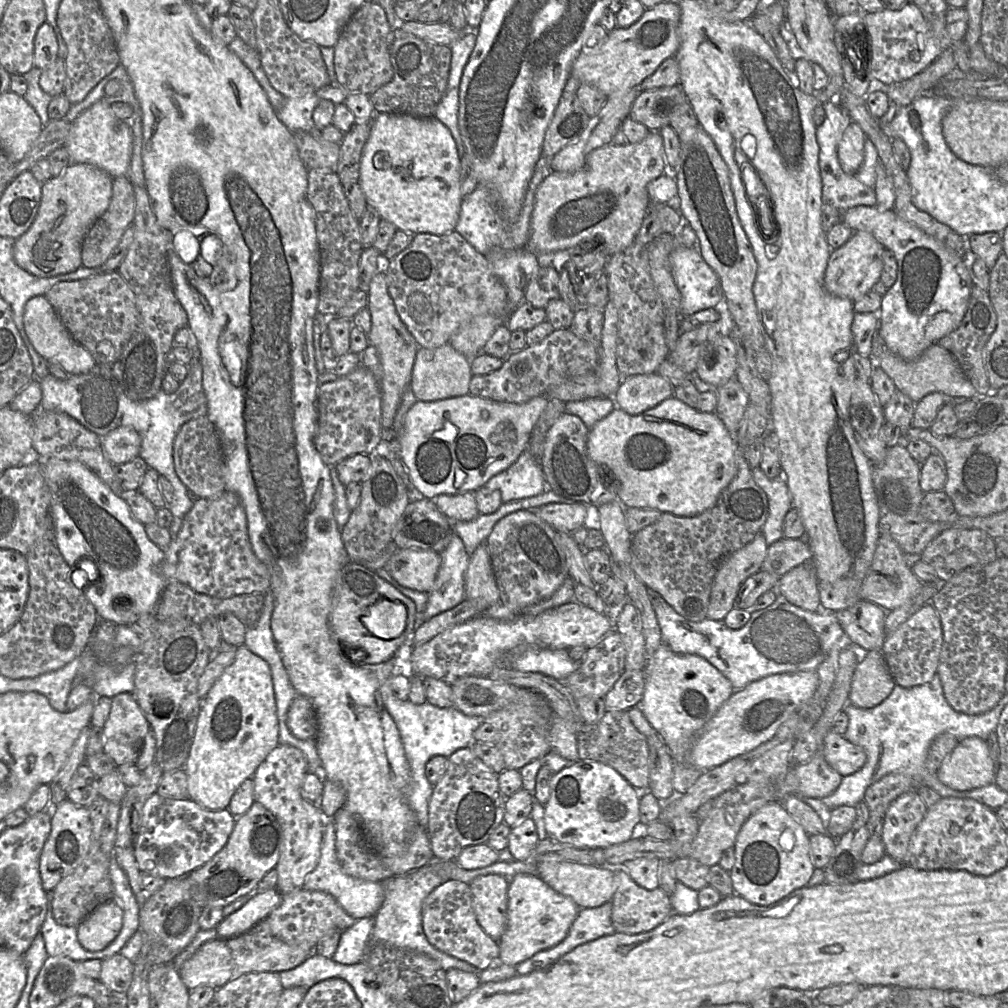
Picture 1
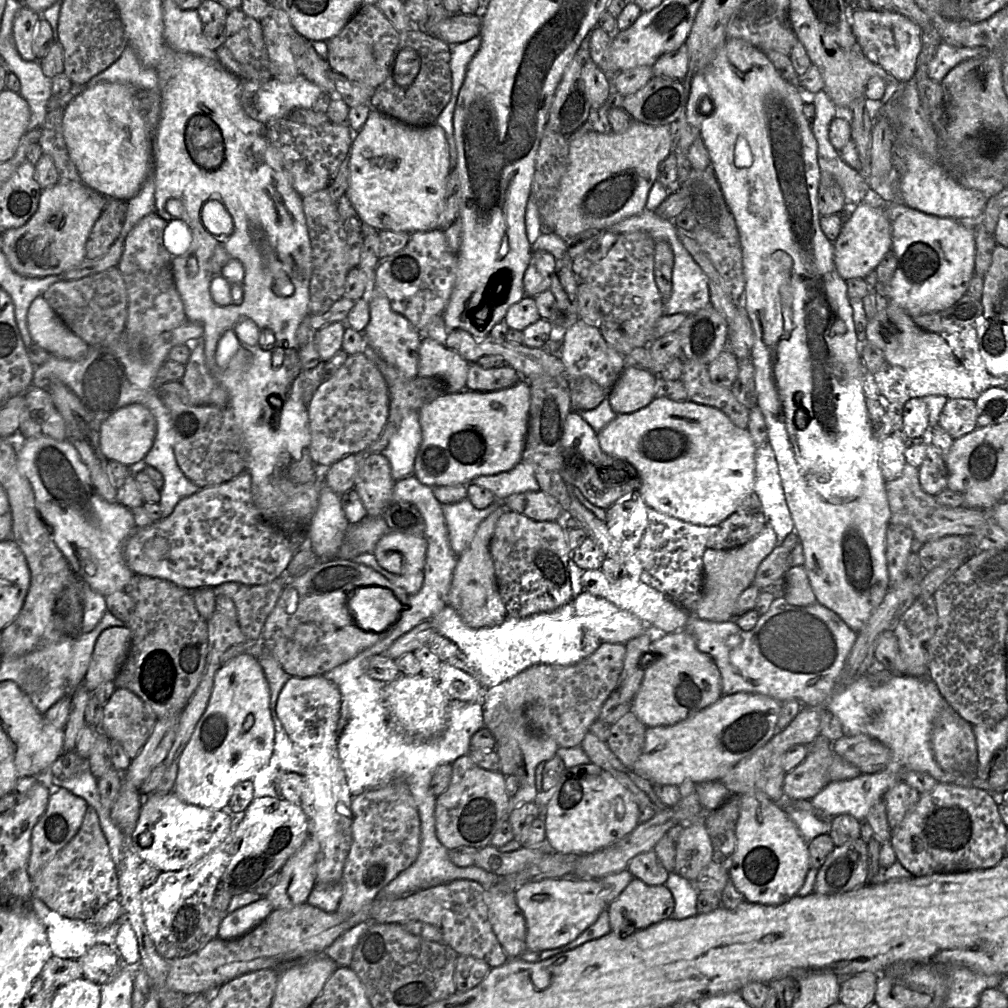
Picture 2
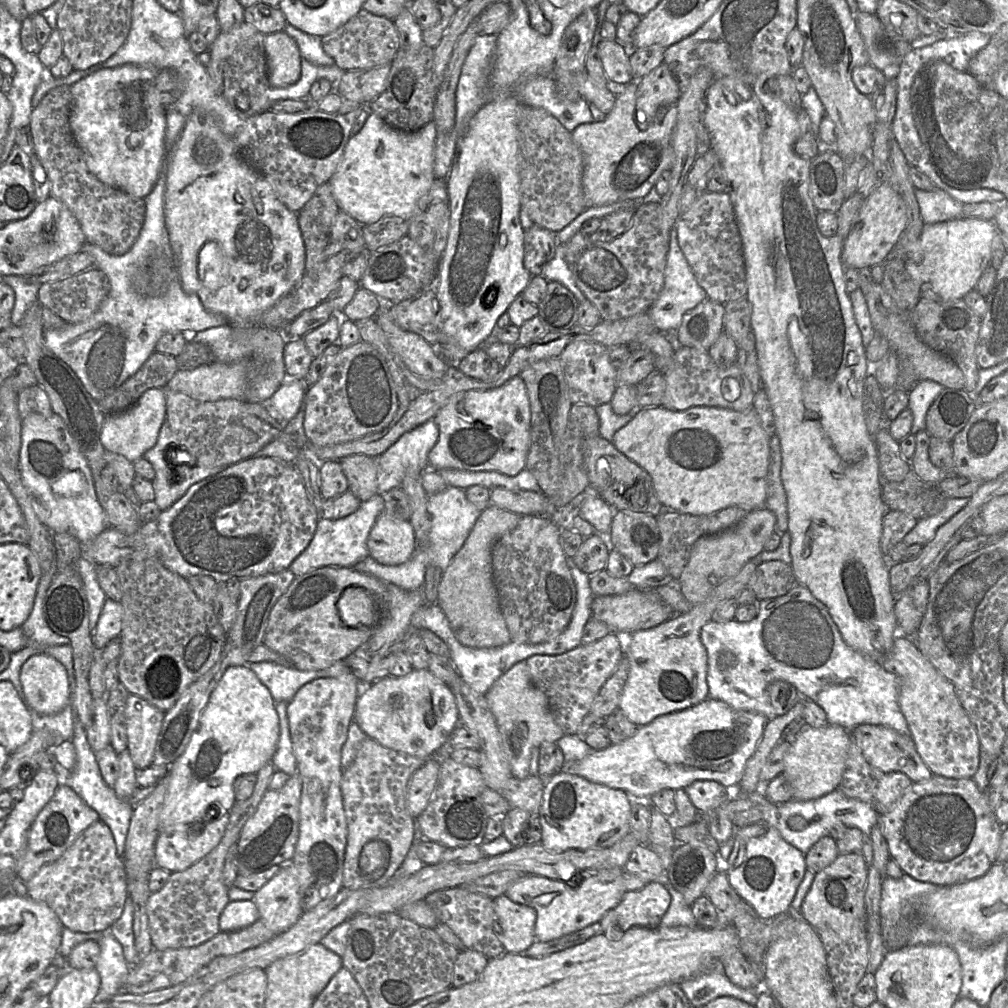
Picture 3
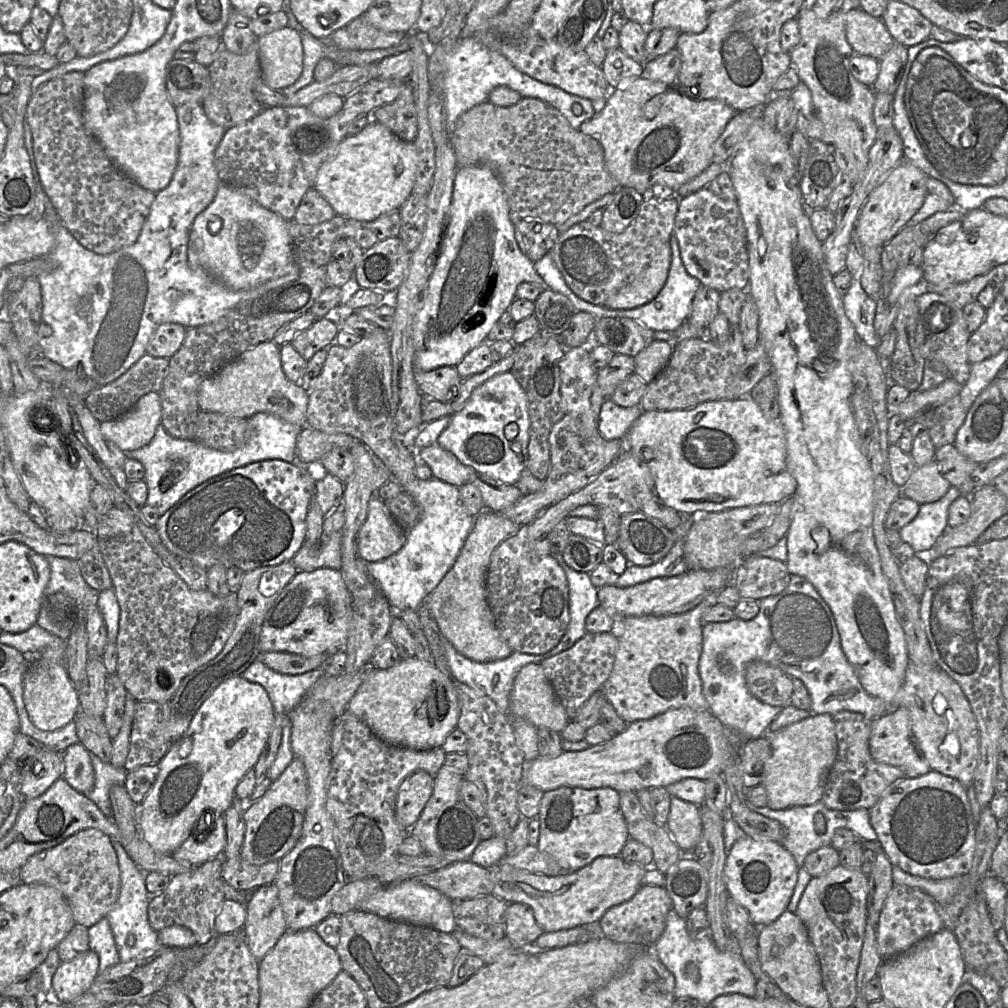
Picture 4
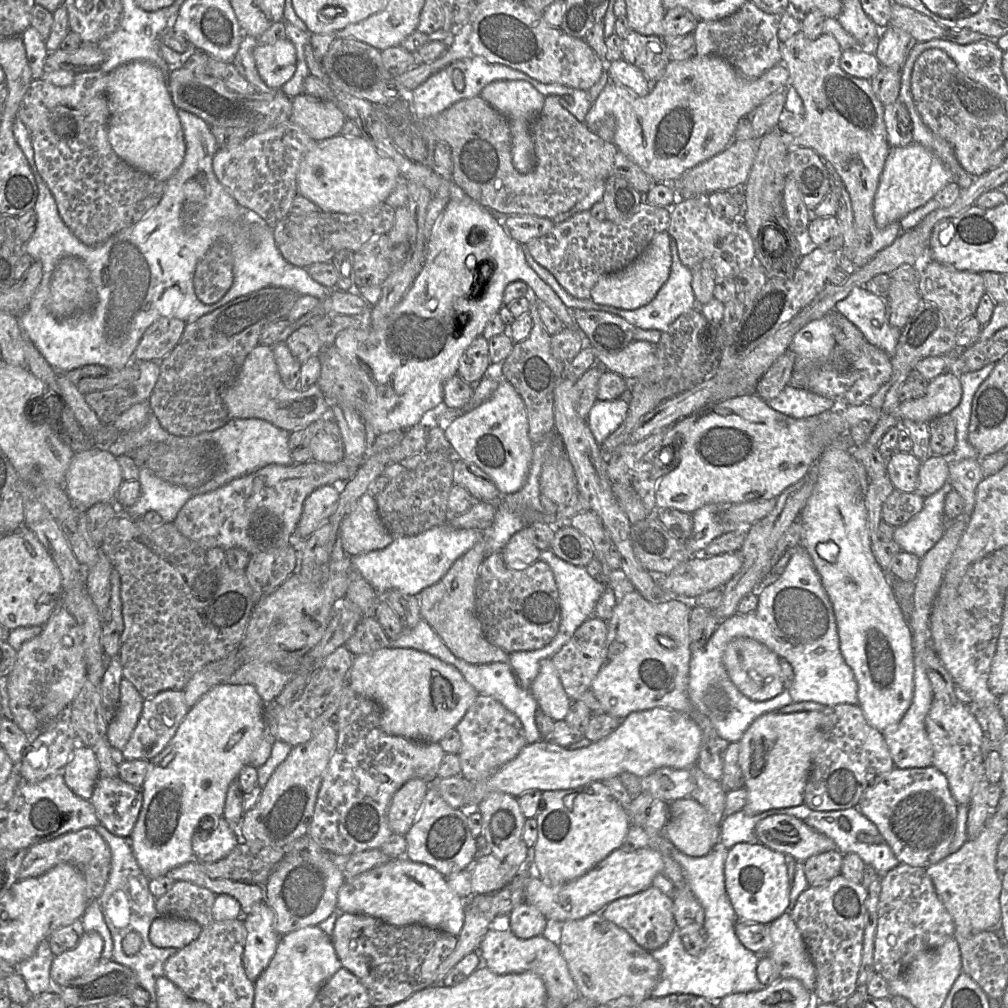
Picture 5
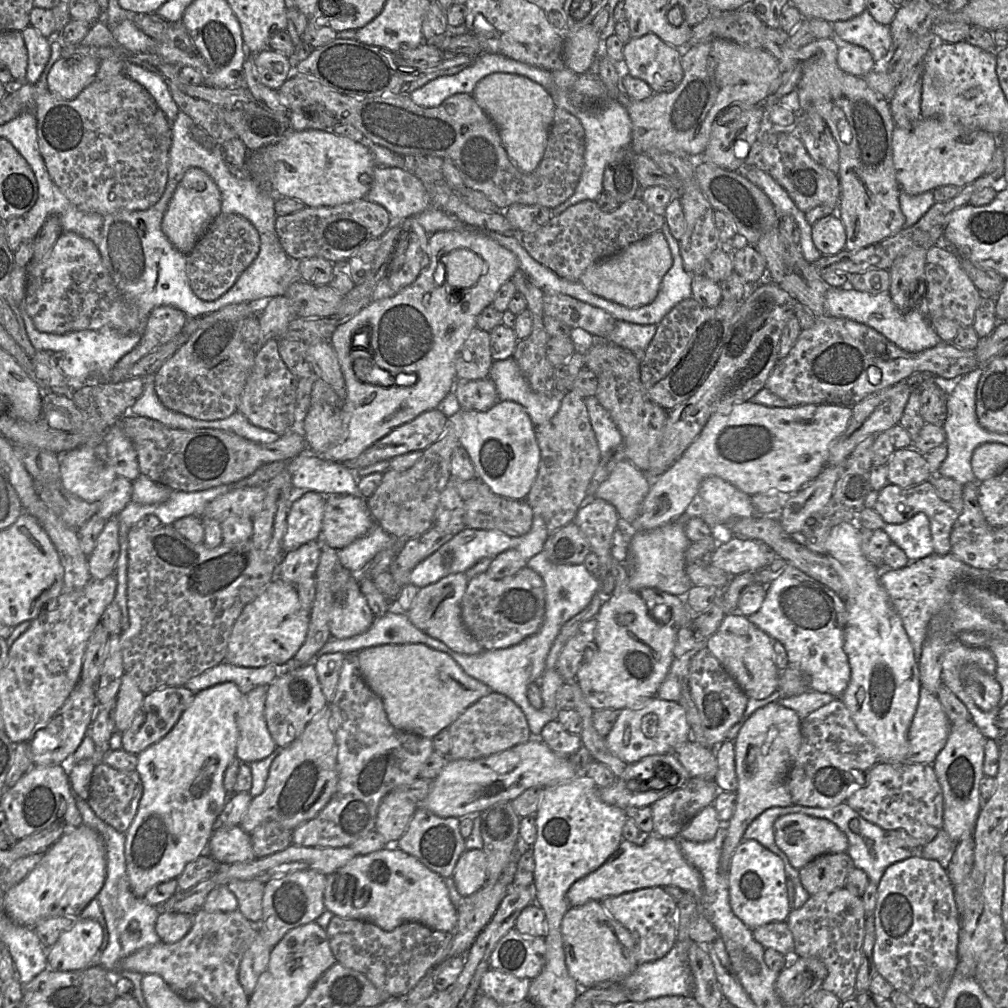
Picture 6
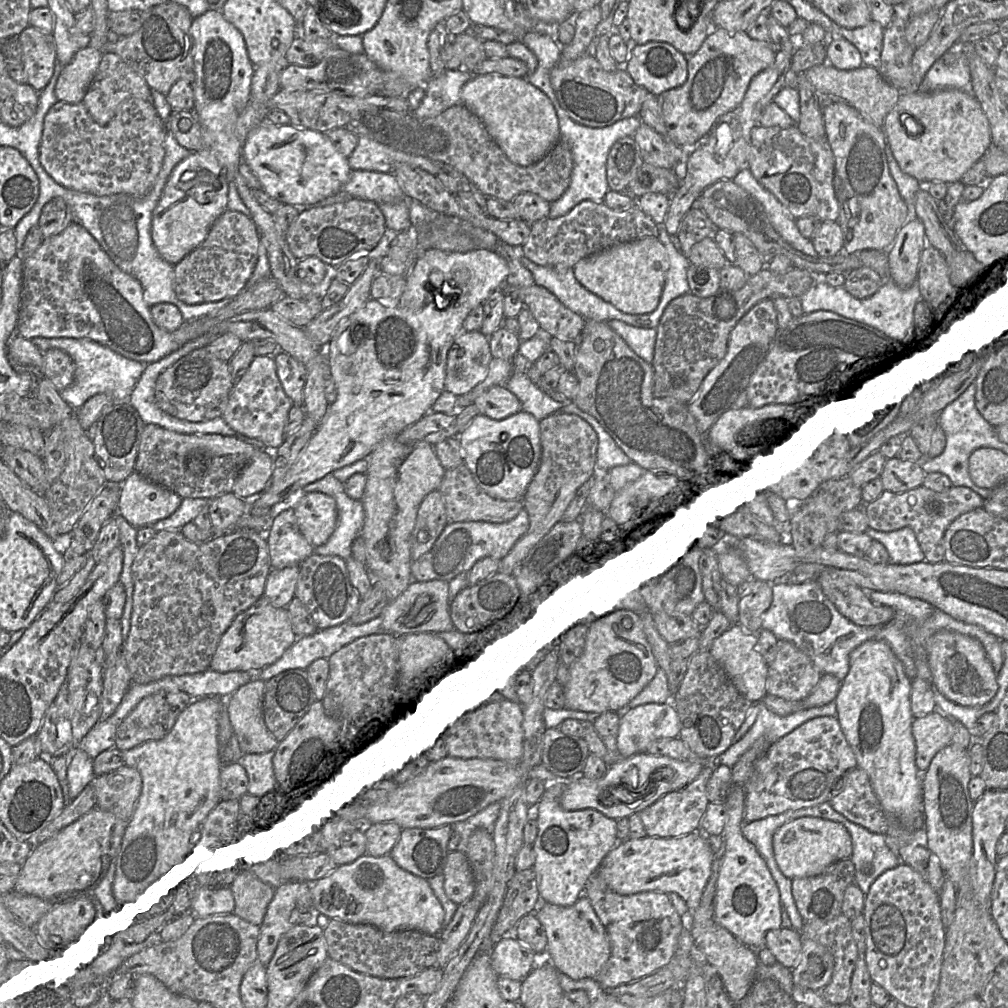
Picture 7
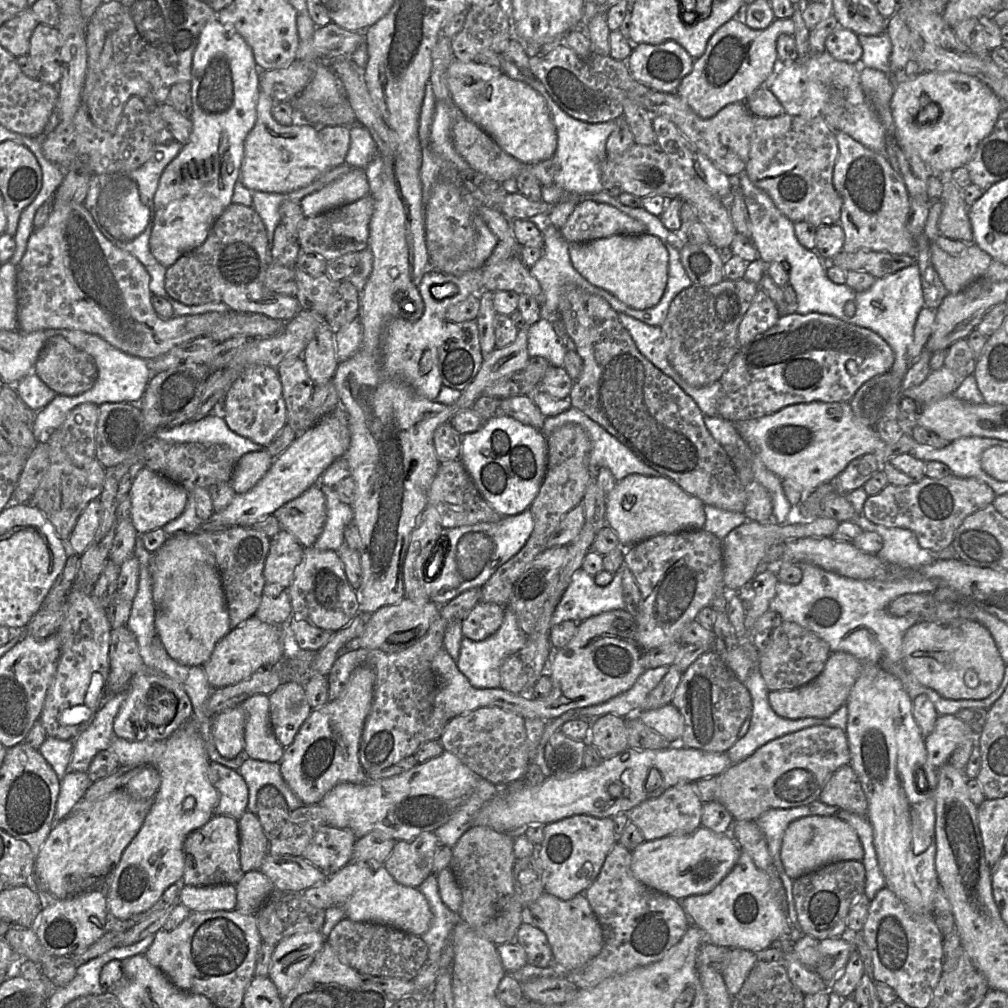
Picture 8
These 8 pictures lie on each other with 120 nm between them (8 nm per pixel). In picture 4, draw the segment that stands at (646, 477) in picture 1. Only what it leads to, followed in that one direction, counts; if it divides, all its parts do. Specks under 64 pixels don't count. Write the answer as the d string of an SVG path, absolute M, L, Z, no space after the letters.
M750 396L703 402L683 410L643 411L628 430L625 443L650 469L655 494L680 514L781 503L797 488L787 468L783 424L766 418Z

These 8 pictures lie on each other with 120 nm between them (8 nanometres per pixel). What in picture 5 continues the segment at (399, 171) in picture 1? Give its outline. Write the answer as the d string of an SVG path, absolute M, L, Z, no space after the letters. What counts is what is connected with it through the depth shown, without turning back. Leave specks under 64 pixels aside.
M339 134L316 141L306 154L297 173L297 190L321 211L348 214L385 203L400 178L392 159L381 154L366 138Z

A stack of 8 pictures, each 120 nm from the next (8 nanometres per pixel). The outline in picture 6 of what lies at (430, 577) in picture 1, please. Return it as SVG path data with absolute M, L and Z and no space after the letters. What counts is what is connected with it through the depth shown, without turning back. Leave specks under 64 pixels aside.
M330 494L326 496L320 542L341 550L367 534L373 525L367 499Z

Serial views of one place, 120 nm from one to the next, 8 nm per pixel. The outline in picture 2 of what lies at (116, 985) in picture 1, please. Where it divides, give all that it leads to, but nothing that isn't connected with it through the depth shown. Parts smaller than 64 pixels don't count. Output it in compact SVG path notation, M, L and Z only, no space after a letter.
M105 944L94 945L77 960L80 962L83 977L95 983L111 980L121 965L121 957L115 946Z

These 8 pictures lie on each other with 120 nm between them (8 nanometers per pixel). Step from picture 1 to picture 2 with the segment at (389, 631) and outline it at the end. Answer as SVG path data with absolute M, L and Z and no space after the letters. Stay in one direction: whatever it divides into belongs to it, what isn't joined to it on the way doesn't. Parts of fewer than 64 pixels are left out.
M363 587L351 598L350 608L360 629L381 634L394 628L403 605L389 589Z

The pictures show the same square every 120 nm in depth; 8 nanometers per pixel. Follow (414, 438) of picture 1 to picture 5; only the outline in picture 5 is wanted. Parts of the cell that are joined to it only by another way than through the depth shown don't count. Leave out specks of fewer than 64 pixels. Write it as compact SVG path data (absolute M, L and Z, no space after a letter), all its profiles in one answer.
M502 378L491 397L477 408L454 419L445 429L445 437L458 458L474 463L494 482L502 495L518 492L528 475L534 444L529 437L526 406L513 385Z

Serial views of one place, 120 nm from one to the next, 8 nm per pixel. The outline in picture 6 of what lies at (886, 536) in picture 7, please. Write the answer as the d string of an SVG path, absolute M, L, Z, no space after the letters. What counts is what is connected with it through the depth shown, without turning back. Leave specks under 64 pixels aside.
M918 513L901 524L886 524L884 531L910 561L917 561L934 553L930 521L924 513Z

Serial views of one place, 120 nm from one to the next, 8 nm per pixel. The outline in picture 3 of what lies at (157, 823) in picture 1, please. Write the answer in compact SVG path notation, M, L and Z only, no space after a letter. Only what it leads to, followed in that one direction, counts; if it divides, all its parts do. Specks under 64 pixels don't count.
M224 812L216 818L214 817L215 813L209 813L202 818L202 821L197 821L195 824L178 824L172 832L159 832L154 848L156 866L168 870L171 873L179 872L189 868L210 853L221 841L229 822L228 812Z

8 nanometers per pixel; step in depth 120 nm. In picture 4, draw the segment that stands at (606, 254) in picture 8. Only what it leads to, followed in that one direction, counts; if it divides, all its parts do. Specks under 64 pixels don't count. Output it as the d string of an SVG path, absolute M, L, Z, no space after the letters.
M668 241L645 270L633 282L611 295L603 306L626 310L647 304L665 285L670 264L671 246Z

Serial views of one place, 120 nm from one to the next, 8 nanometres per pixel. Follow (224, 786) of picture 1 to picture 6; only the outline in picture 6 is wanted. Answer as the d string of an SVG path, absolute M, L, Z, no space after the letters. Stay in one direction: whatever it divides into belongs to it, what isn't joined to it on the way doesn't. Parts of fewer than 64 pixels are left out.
M224 683L204 689L195 694L189 707L182 713L176 725L172 730L160 741L151 745L146 750L137 755L136 772L138 773L142 785L143 794L140 799L137 813L125 833L125 861L127 875L130 881L130 886L133 893L138 897L144 897L145 894L153 886L177 878L185 869L185 867L192 861L196 860L202 854L206 853L209 839L215 829L215 822L221 814L229 794L224 788L224 773L228 765L236 758L236 746L239 737L237 726L237 716L244 703L244 696L234 683Z

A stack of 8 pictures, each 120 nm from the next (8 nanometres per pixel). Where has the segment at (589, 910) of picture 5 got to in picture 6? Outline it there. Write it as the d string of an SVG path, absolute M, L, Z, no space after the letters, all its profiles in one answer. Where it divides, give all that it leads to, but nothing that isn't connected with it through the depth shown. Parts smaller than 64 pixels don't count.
M650 834L641 844L621 841L618 849L597 870L577 880L566 898L570 907L588 901L599 901L652 887L674 885L693 896L702 913L702 880L698 870L684 857L677 838L661 838Z

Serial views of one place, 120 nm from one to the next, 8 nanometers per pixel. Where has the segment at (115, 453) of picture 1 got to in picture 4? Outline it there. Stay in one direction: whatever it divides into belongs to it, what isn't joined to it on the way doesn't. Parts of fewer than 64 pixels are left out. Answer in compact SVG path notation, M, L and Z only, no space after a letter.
M158 392L143 395L136 405L119 418L102 422L100 430L123 452L148 445L161 423L162 406Z

